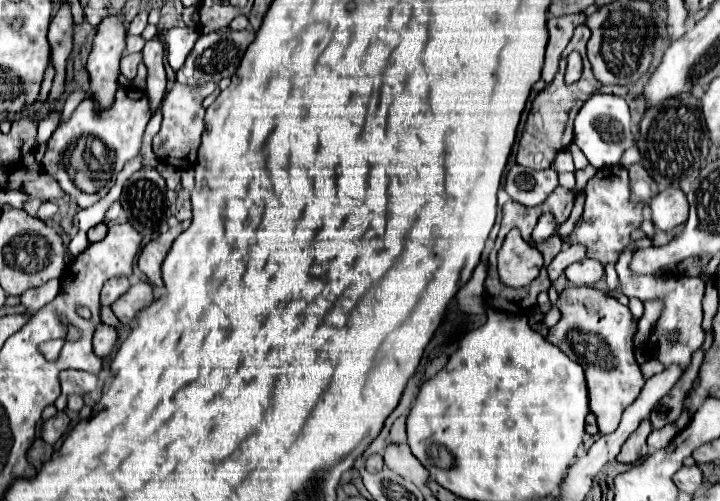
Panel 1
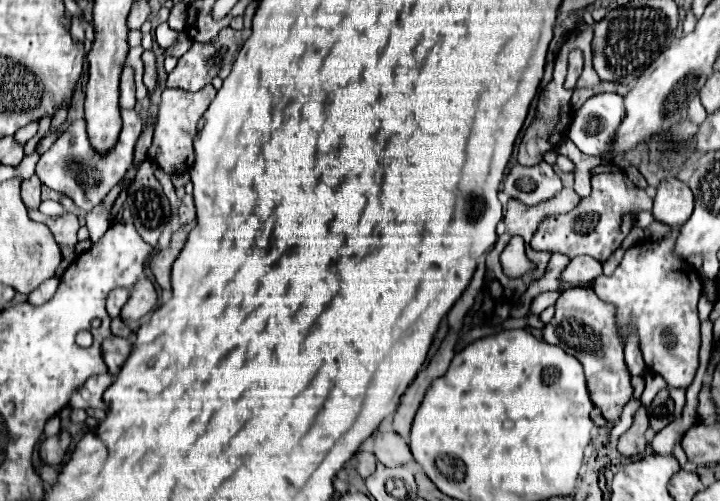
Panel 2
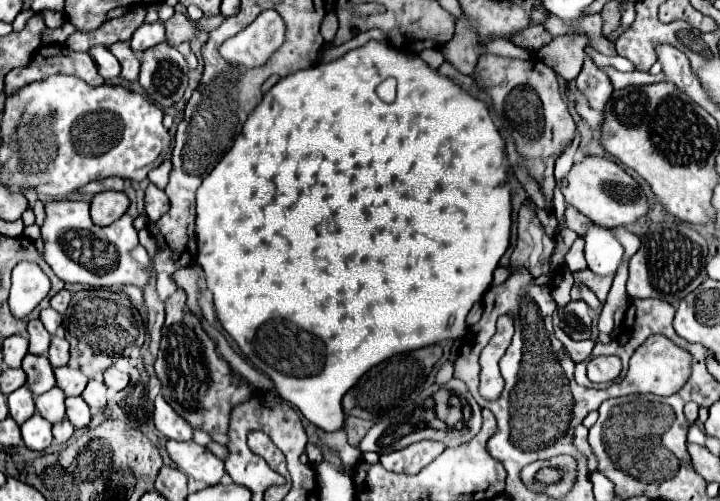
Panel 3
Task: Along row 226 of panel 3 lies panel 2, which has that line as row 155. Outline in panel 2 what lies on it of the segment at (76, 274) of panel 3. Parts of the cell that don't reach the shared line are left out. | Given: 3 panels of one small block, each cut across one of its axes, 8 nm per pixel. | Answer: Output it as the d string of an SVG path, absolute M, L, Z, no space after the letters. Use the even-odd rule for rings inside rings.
M122 108L120 114L122 114L120 136L118 136L116 144L112 146L112 150L104 156L100 156L92 148L88 134L86 134L86 122L82 118L74 120L70 124L70 128L66 132L62 132L62 136L40 156L40 160L36 164L36 174L40 176L42 184L46 184L48 188L52 188L56 192L66 194L82 210L92 210L96 204L100 204L106 198L106 194L122 180L126 170L132 166L134 146L142 132L142 120L134 108L130 108L130 110Z

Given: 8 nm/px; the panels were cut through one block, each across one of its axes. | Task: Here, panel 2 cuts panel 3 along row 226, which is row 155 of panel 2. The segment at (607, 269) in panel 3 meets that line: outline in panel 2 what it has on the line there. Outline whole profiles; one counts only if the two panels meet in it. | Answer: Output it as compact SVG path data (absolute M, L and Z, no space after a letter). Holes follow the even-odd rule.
M602 92L586 100L572 118L568 138L586 156L604 156L616 138L616 128L624 118L620 94Z

